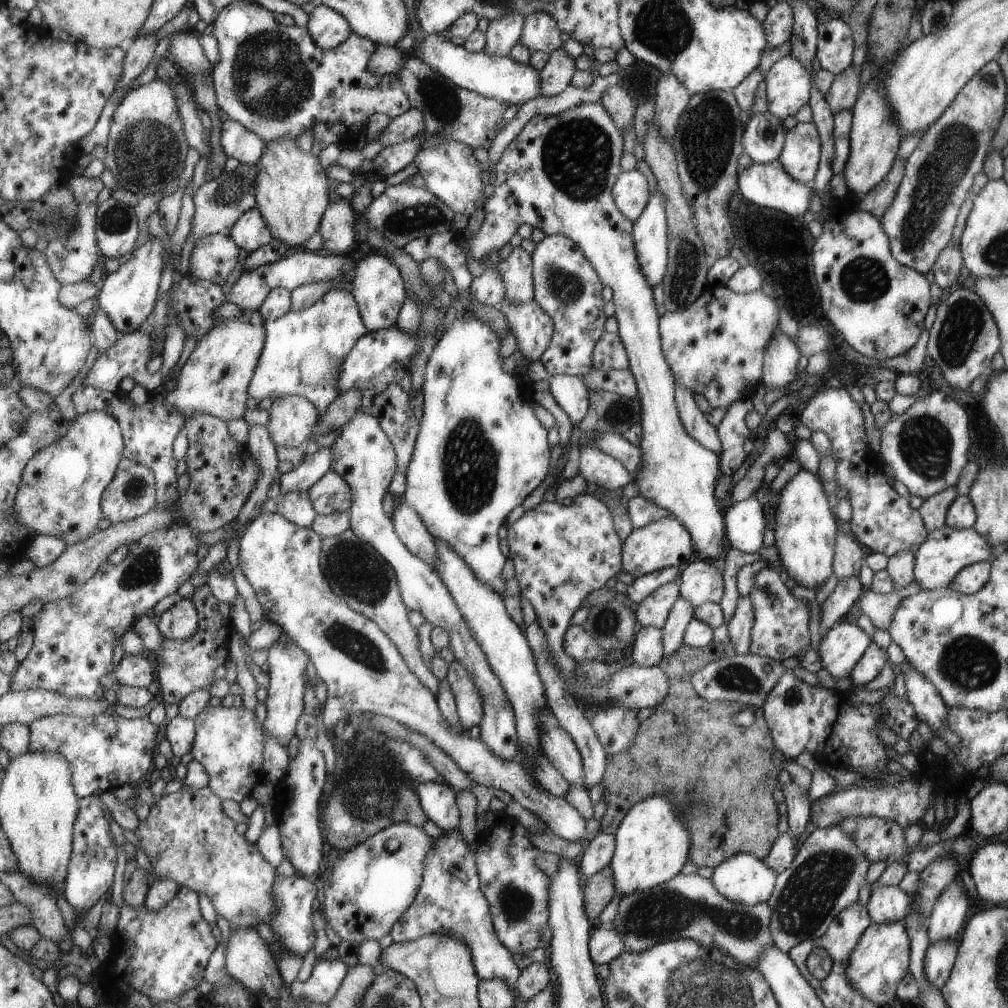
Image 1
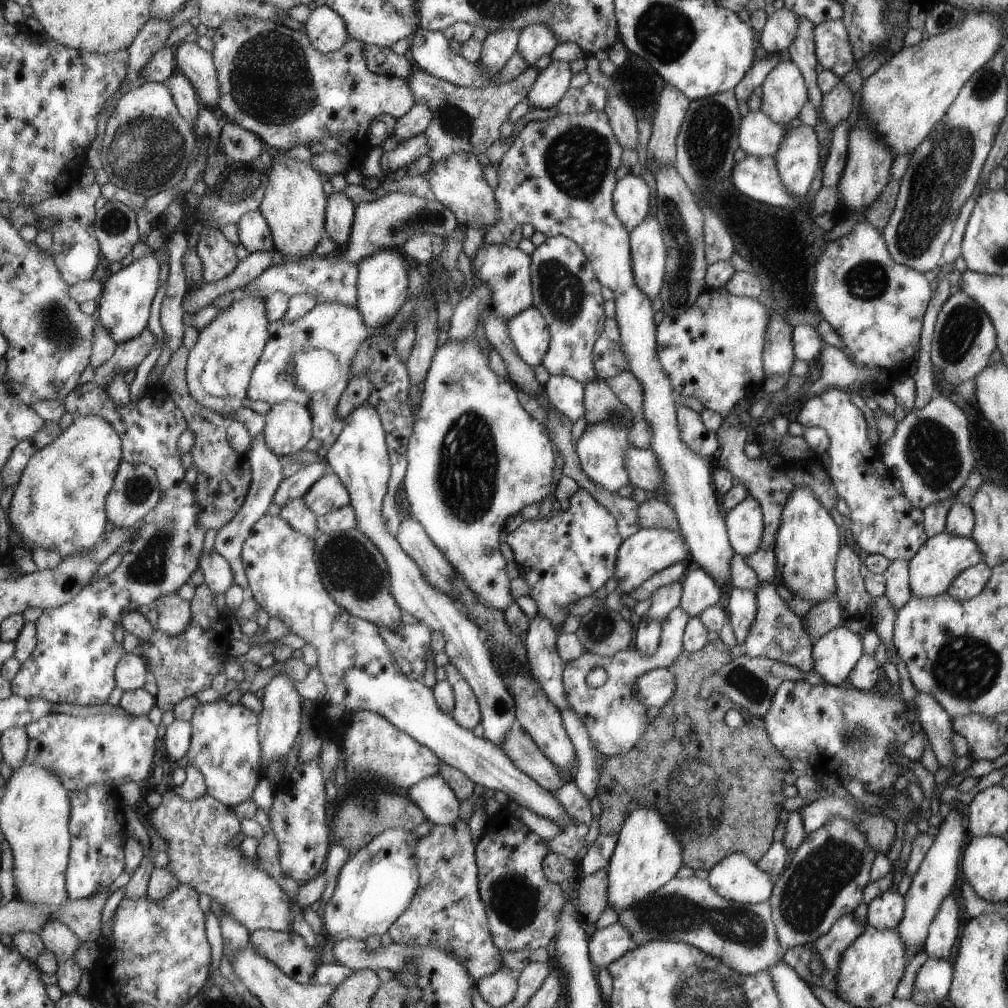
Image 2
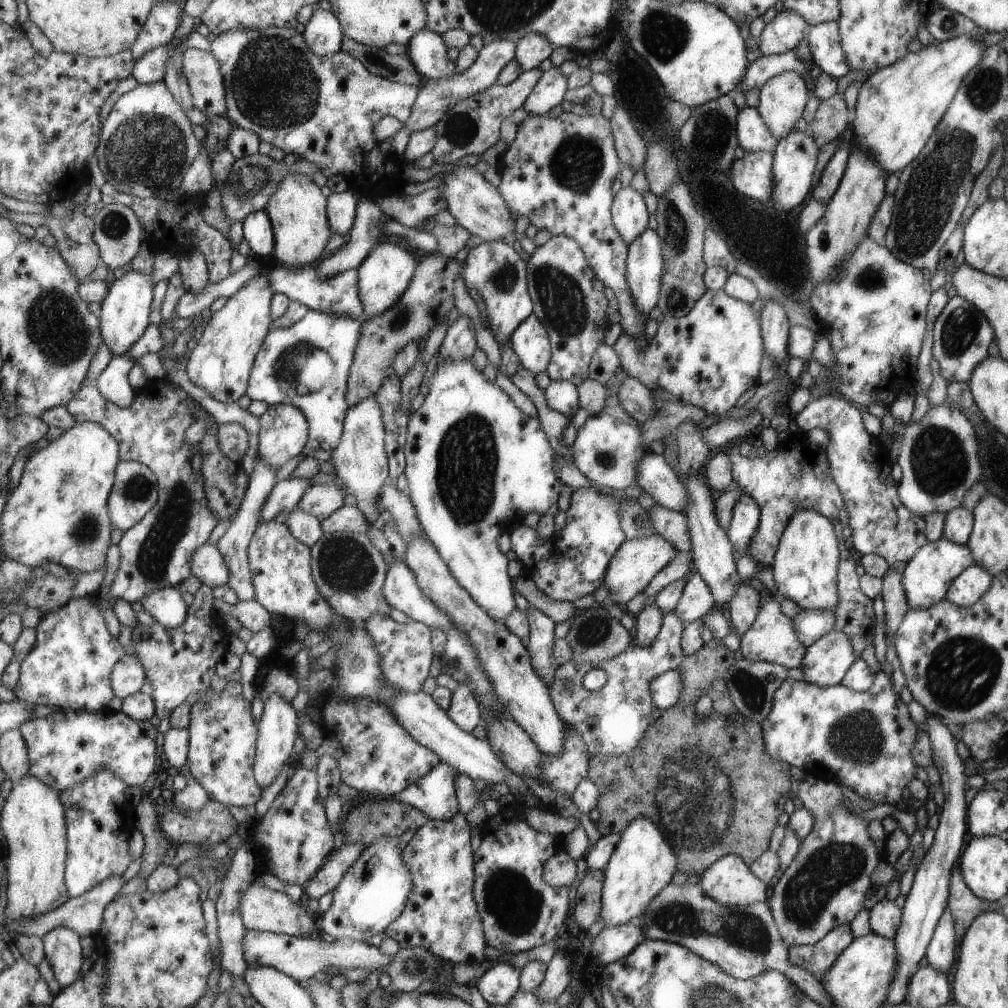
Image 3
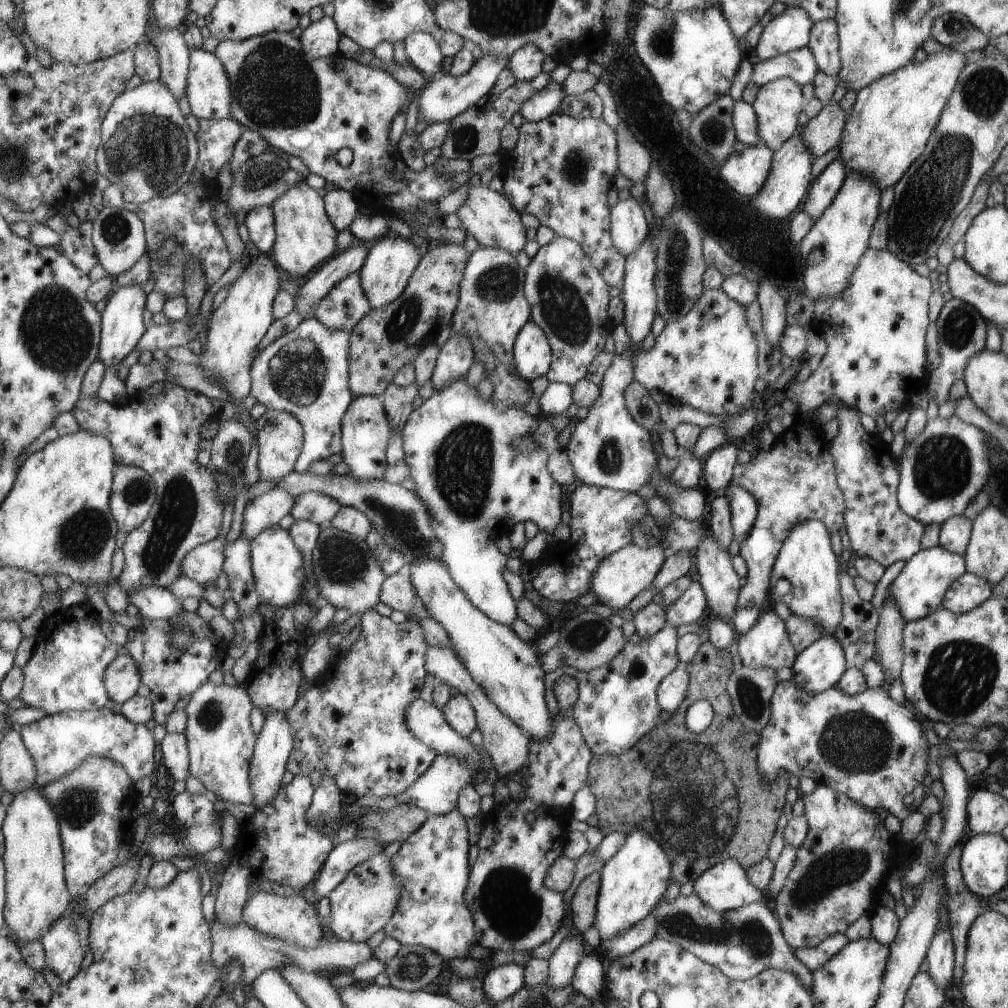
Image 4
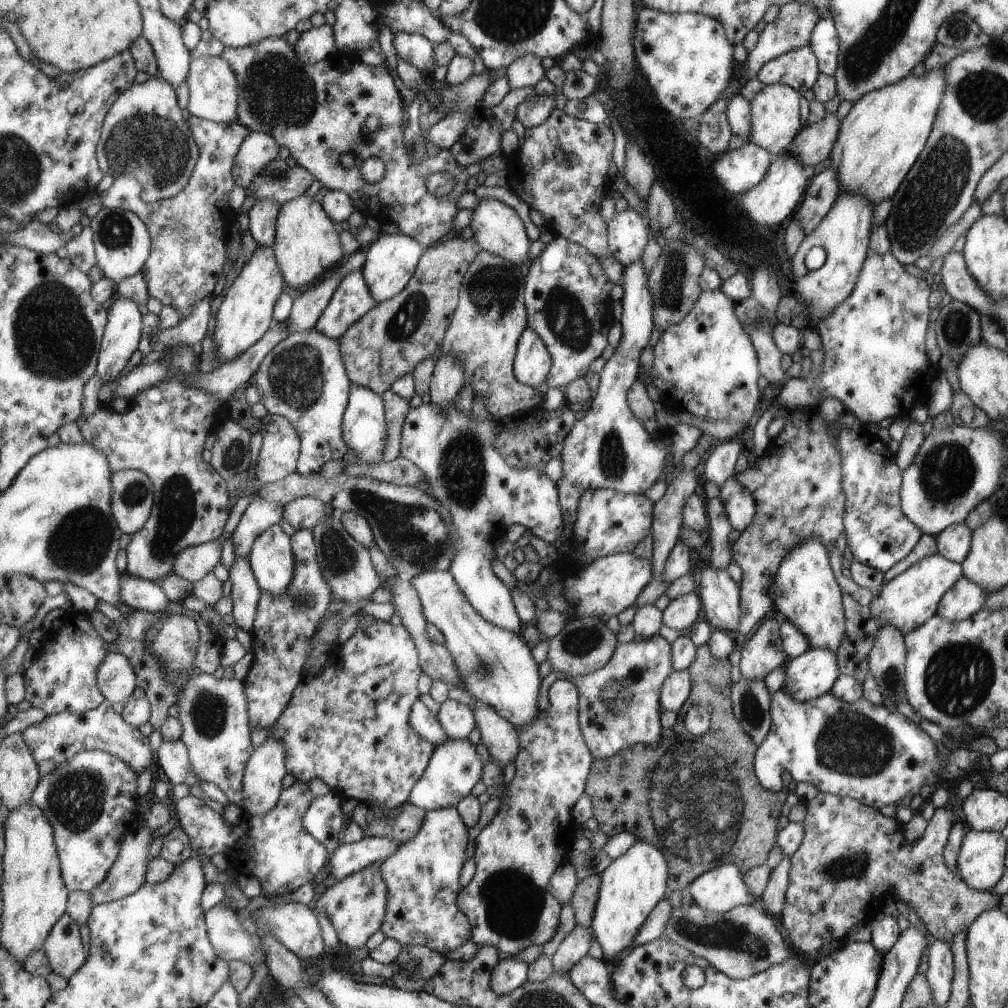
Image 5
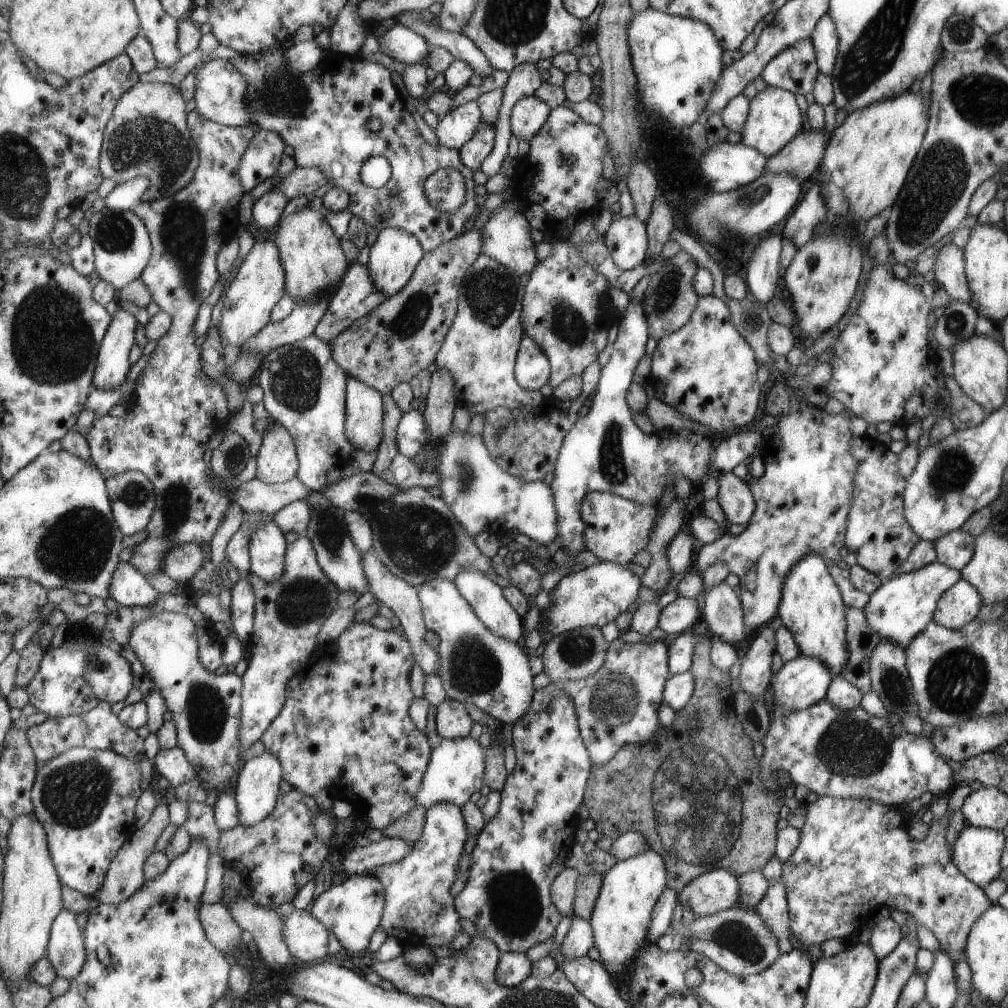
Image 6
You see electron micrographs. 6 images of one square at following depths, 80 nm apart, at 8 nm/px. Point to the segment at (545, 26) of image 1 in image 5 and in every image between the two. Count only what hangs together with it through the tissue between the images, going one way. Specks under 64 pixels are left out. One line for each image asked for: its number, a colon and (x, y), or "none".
2: (535, 40)
3: (532, 49)
4: (526, 63)
5: (526, 70)

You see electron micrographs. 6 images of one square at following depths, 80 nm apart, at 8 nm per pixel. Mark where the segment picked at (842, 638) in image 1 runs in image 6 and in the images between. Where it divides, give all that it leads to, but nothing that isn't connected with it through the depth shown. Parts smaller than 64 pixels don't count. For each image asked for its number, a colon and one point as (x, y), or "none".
2: (836, 652)
3: (826, 661)
4: (818, 667)
5: (812, 673)
6: (802, 681)

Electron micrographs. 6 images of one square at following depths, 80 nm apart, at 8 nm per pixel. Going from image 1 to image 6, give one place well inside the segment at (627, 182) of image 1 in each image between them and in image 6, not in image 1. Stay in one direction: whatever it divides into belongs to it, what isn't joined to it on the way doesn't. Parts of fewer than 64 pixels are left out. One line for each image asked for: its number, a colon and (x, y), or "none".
2: (631, 196)
3: (630, 211)
4: (628, 228)
5: (627, 234)
6: (626, 239)

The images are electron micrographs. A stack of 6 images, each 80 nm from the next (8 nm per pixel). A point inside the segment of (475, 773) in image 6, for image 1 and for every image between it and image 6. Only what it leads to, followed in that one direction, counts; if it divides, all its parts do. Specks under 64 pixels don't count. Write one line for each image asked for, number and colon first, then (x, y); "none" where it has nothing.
1: (437, 800)
2: (432, 795)
3: (433, 793)
4: (435, 793)
5: (454, 768)

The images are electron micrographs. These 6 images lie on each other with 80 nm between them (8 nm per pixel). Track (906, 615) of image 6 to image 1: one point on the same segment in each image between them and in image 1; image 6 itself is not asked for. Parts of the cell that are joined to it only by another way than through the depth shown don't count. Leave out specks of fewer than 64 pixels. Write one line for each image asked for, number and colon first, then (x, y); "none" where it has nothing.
1: (946, 551)
2: (943, 557)
3: (926, 578)
4: (920, 587)
5: (910, 599)

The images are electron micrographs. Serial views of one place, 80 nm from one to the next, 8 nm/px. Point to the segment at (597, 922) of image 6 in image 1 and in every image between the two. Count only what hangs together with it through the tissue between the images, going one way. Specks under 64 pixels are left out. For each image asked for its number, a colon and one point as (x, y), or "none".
1: (651, 845)
2: (647, 854)
3: (642, 864)
4: (634, 879)
5: (634, 882)

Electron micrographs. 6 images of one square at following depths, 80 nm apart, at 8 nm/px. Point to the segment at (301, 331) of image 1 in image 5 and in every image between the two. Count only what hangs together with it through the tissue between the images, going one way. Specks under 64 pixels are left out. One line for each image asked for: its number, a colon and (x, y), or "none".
2: (308, 360)
3: (307, 365)
4: (306, 372)
5: (305, 379)

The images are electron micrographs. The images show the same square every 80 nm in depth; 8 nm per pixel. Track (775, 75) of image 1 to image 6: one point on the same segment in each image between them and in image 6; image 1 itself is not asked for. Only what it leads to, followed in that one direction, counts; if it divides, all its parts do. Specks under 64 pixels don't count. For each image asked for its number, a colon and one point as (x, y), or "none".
2: (784, 91)
3: (781, 99)
4: (777, 104)
5: (775, 109)
6: (774, 119)

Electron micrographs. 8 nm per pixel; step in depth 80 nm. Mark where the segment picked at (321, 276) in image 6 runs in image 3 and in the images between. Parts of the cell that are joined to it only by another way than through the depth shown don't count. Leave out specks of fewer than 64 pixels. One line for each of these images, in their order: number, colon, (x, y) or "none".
3: (298, 210)
4: (307, 238)
5: (307, 243)

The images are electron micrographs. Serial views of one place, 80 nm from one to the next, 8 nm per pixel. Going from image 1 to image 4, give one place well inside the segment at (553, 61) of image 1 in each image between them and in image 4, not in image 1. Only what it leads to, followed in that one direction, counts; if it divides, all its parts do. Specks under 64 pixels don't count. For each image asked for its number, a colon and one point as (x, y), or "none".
2: (552, 82)
3: (551, 88)
4: (546, 101)

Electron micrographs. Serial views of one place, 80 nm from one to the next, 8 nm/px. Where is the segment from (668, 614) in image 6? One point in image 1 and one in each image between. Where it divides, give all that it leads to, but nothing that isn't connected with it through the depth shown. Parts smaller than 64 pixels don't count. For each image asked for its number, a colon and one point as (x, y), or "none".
1: (699, 581)
2: (699, 591)
3: (696, 600)
4: (690, 606)
5: (681, 612)

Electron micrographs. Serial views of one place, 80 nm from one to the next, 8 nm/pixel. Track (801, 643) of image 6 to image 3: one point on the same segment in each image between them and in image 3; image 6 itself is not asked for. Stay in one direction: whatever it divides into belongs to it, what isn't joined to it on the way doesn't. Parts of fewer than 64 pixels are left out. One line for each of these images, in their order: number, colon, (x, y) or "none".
3: (804, 567)
4: (806, 562)
5: (805, 592)

